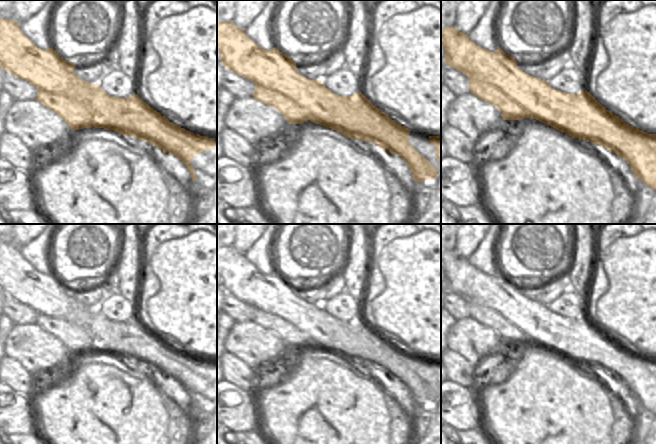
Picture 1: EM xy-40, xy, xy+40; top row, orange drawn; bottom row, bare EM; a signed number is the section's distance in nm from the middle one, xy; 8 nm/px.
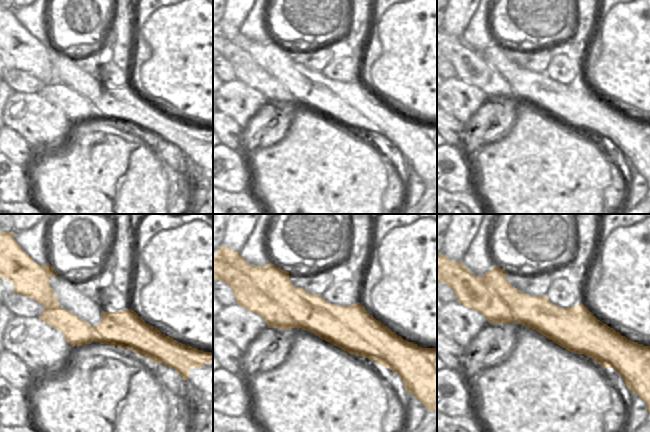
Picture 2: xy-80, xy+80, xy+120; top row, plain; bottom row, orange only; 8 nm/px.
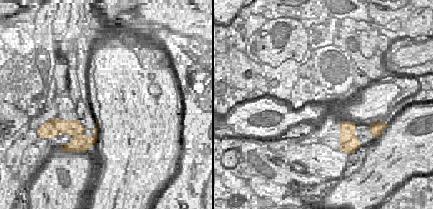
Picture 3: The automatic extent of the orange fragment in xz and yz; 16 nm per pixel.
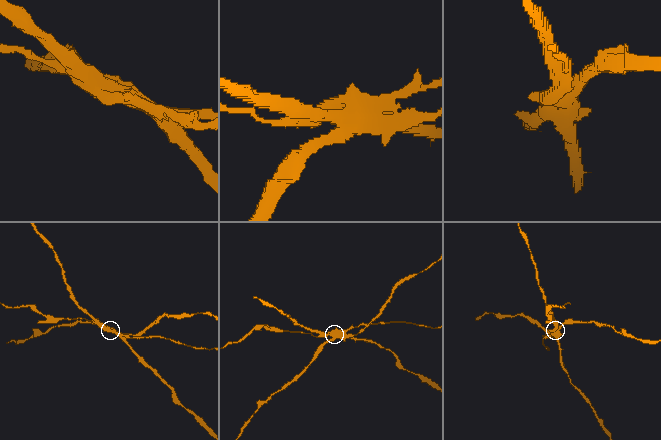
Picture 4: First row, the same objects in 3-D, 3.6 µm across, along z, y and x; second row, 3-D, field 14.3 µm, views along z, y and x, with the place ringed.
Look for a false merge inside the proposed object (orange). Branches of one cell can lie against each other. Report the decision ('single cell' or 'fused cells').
fused cells

